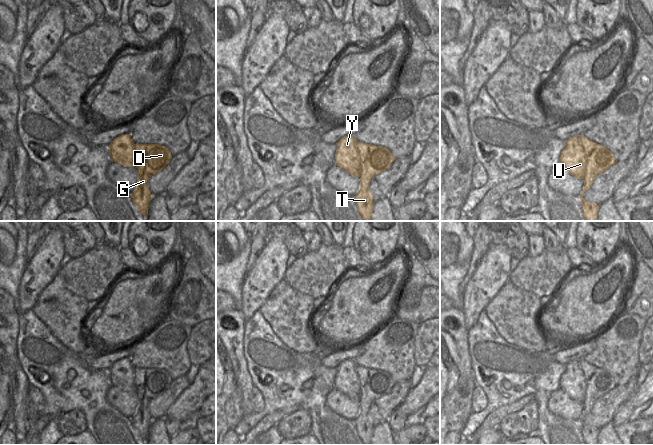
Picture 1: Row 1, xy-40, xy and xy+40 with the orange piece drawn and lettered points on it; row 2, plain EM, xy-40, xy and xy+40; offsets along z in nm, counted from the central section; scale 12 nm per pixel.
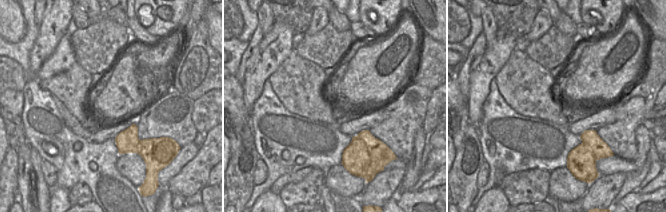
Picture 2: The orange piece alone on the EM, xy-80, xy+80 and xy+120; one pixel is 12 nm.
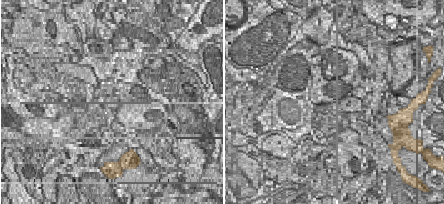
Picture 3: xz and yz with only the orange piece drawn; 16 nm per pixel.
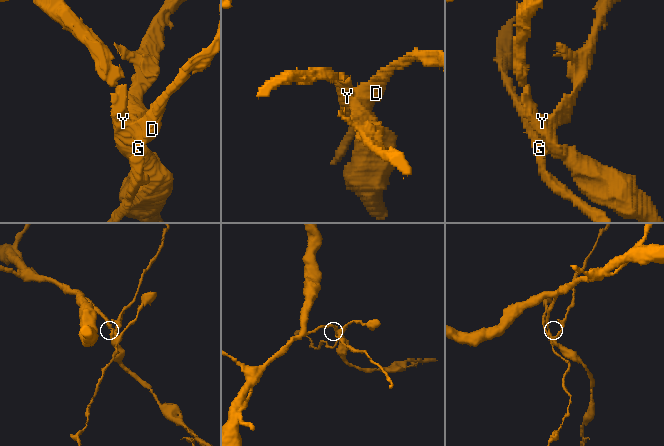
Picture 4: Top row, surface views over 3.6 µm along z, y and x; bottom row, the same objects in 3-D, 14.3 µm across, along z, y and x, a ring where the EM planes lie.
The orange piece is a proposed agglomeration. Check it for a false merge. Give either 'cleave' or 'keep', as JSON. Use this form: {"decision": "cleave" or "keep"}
{"decision": "cleave"}

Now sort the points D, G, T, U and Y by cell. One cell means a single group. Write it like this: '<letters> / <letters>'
D G T / U Y

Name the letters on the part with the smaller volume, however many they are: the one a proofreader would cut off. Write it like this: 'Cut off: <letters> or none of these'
Cut off: D, G, T

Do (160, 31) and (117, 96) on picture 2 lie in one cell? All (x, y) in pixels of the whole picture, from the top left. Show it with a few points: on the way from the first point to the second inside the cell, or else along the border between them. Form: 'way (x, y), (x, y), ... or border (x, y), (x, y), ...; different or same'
border (176, 30), (159, 40); different

